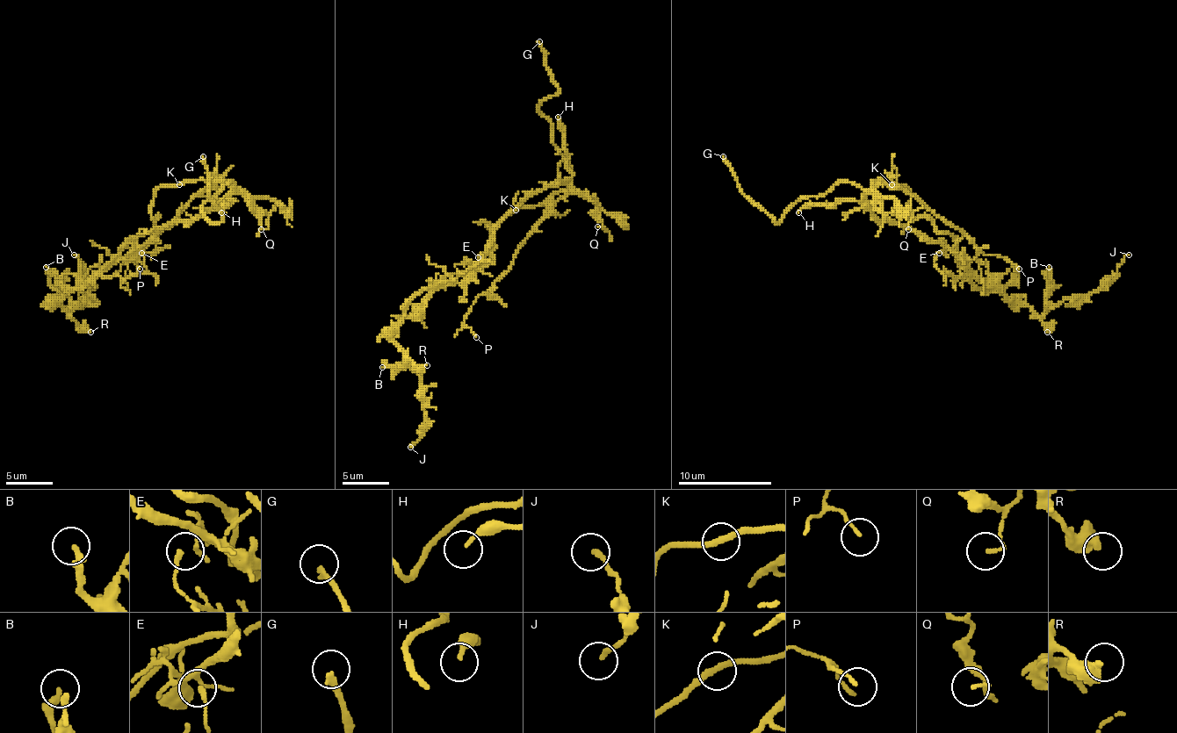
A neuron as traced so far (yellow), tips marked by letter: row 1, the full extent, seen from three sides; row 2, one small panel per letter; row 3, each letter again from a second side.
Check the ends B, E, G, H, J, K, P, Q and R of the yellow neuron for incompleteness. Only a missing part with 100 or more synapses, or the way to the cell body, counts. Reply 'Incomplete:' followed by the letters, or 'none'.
Incomplete: G

